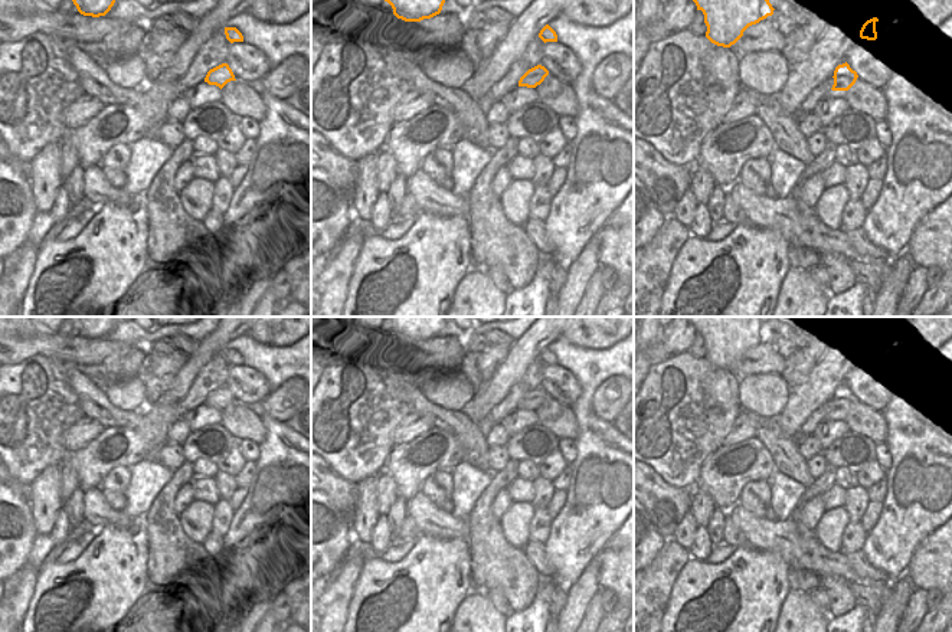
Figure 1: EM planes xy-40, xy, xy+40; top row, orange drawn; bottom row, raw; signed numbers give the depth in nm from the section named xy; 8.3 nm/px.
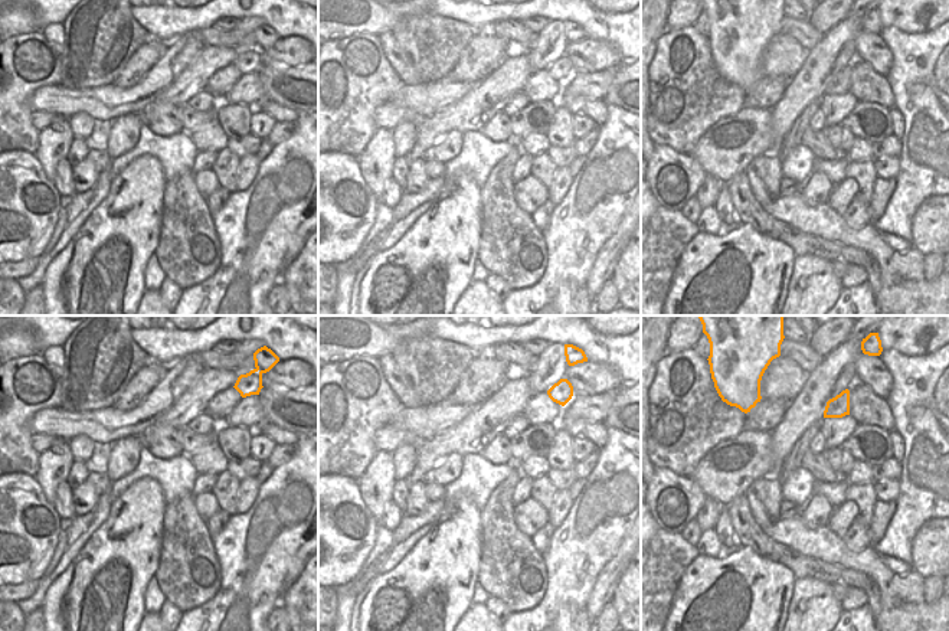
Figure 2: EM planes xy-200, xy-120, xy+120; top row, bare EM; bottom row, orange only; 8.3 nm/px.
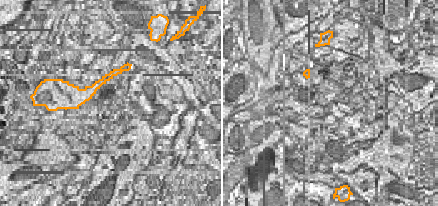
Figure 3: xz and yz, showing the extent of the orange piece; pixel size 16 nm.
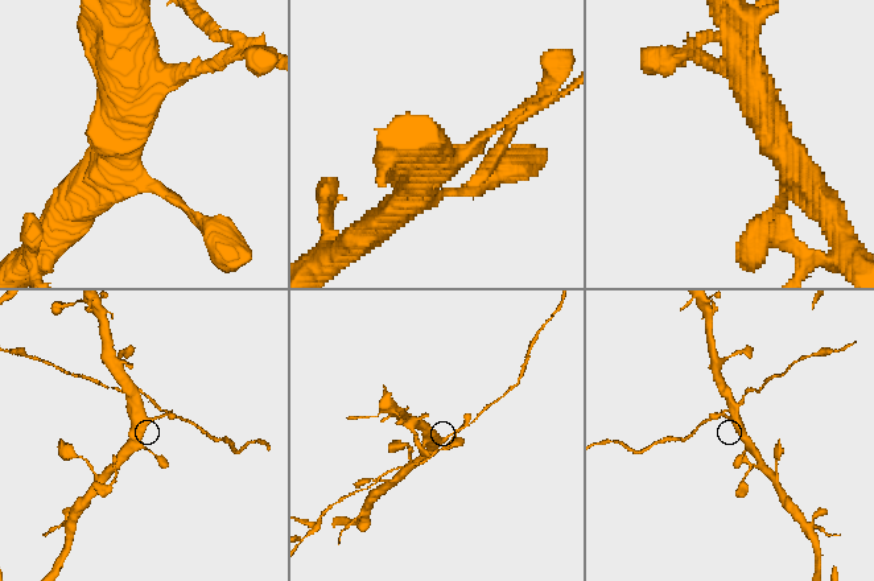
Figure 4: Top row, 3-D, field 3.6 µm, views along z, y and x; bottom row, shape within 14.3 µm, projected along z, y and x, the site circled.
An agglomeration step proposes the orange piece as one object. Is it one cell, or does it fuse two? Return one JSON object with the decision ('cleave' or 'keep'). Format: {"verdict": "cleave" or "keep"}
{"verdict": "keep"}

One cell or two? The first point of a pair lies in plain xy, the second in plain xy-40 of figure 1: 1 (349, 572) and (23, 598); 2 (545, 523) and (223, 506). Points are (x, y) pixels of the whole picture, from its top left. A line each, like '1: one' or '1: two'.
1: one
2: one

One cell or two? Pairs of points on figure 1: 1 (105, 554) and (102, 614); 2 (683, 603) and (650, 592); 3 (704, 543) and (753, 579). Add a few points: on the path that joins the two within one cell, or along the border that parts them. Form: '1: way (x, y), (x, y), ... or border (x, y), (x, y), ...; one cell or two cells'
1: way (105, 569), (102, 599); one cell
2: border (681, 567), (661, 616); two cells
3: border (692, 557), (706, 560); two cells

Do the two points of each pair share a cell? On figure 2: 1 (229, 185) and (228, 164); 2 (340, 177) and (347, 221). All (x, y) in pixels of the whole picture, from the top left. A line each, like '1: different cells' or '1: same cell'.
1: same cell
2: same cell

